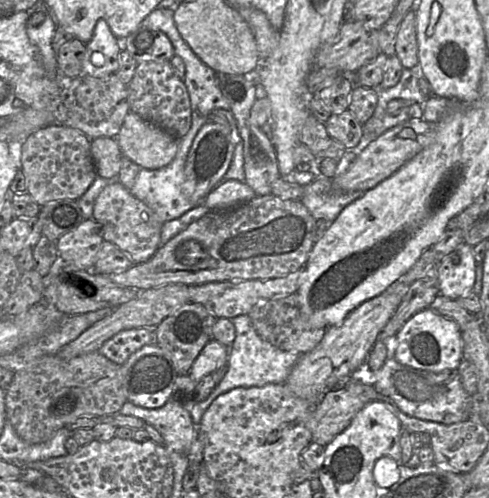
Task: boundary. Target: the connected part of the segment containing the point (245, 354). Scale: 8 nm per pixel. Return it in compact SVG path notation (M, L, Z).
M248 315L233 317L231 321L235 325L235 339L229 347L227 372L206 399L198 403L190 403L189 412L196 427L200 424L205 411L219 395L234 388L284 383L301 355L281 350L262 339L254 329Z

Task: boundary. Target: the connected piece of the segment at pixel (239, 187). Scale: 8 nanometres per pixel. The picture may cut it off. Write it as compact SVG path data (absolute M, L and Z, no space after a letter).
M244 181L220 182L203 200L209 210L224 210L247 202L256 197L253 189Z

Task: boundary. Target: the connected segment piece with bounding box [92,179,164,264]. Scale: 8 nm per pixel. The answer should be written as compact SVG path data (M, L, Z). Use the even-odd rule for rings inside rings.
M118 179L109 183L96 198L92 219L101 225L103 239L115 244L133 264L148 261L161 246L160 236L164 222Z

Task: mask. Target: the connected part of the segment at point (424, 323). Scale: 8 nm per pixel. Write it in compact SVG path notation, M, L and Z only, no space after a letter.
M428 307L414 314L397 332L394 358L403 365L419 370L459 370L464 360L462 331L455 321Z

